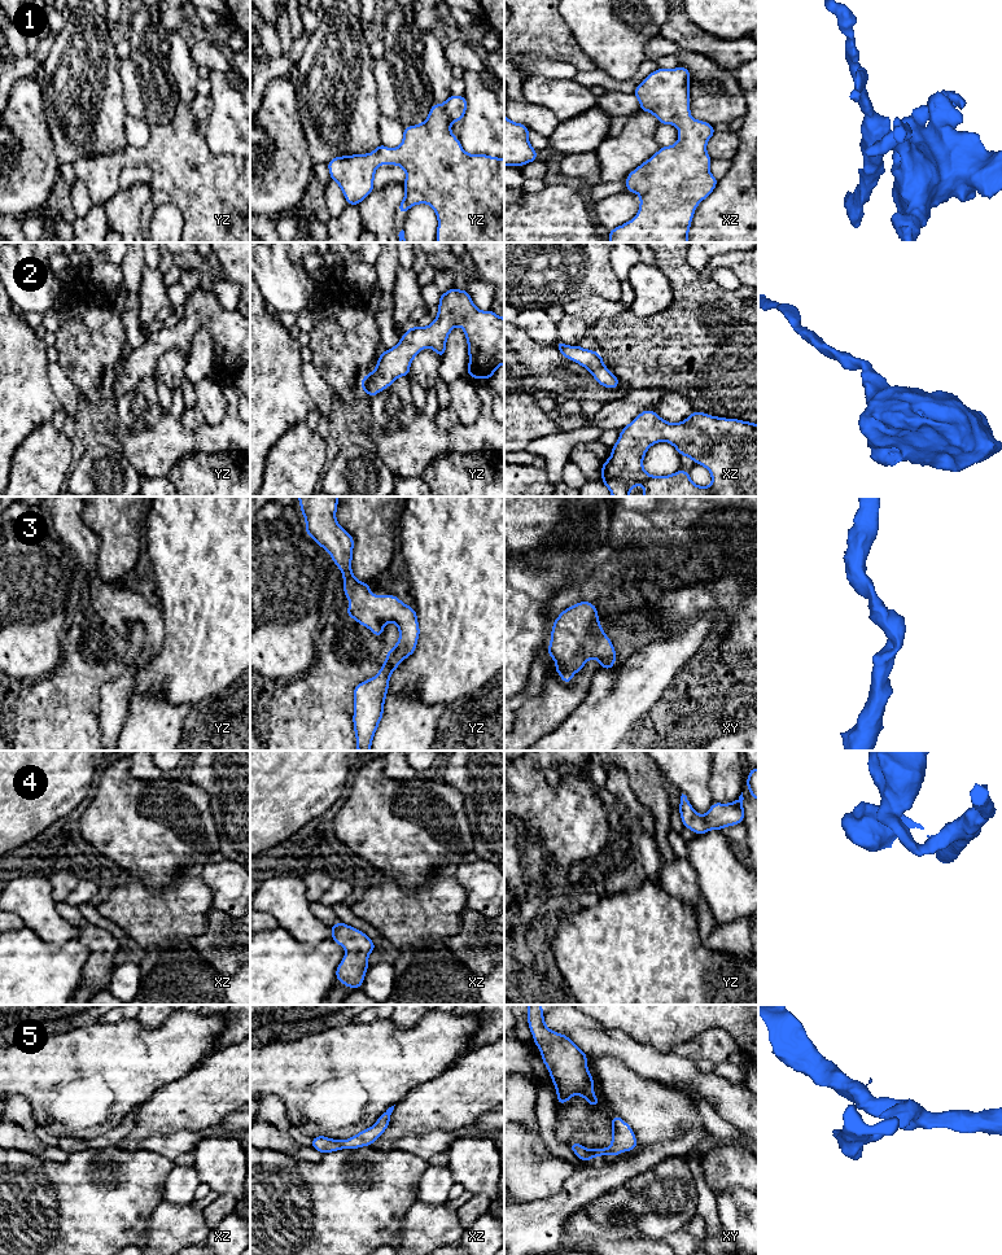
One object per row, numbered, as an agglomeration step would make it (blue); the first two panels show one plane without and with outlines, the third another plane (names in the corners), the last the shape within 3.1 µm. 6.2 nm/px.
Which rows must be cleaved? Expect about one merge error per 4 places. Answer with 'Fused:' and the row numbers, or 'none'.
Fused: none

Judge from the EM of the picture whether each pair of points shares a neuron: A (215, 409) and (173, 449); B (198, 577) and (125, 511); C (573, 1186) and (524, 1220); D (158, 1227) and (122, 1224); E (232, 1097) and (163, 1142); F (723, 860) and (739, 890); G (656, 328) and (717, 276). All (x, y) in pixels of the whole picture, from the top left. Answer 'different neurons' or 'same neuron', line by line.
A: different neurons
B: different neurons
C: same neuron
D: different neurons
E: different neurons
F: same neuron
G: different neurons

